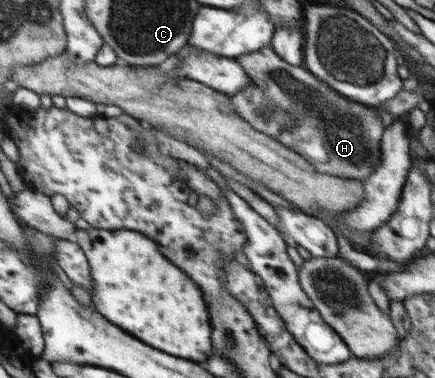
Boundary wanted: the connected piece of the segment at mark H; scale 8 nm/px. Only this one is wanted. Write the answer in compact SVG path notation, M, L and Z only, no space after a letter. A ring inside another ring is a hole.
M270 45L234 60L243 66L245 73L263 90L263 94L271 102L275 102L275 110L283 108L287 116L295 116L299 112L300 122L279 134L277 139L298 152L307 163L313 165L315 171L362 181L369 178L371 172L381 164L380 142L383 124L381 118L373 116L371 108L367 108L367 105L348 100L333 91L333 88L325 82L319 82L315 75L303 66L287 64L275 54Z

